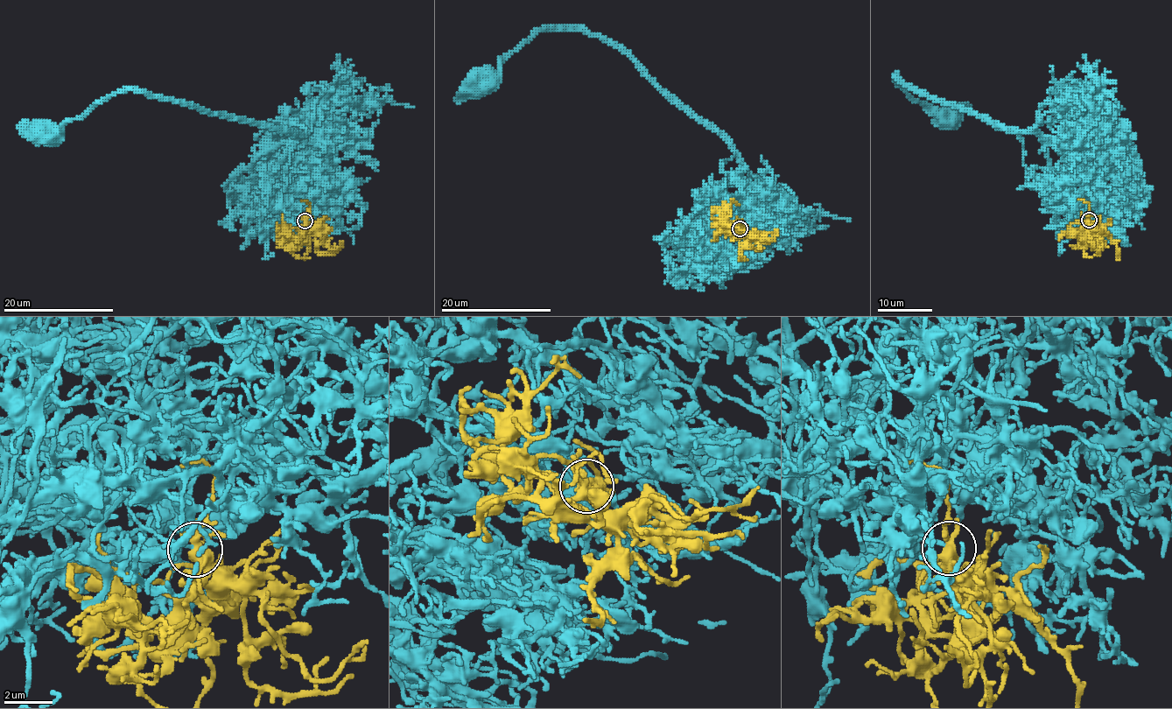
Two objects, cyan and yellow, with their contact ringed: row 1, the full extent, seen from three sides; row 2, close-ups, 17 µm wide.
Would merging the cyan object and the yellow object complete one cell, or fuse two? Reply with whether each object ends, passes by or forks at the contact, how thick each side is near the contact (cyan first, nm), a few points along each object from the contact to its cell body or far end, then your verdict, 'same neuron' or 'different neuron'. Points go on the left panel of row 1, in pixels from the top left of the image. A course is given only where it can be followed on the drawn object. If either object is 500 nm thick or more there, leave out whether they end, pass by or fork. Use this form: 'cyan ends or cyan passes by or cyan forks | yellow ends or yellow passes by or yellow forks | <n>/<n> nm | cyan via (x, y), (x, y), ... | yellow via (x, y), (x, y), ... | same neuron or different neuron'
cyan ends | yellow forks | 150/360 nm | cyan via (305, 220), (267, 189), (279, 158), (301, 136), (204, 114), (142, 90), (122, 89), (59, 129), (44, 129) | yellow via (305, 220), (305, 229), (294, 241), (287, 234), (290, 237), (296, 236), (296, 243) | same neuron

